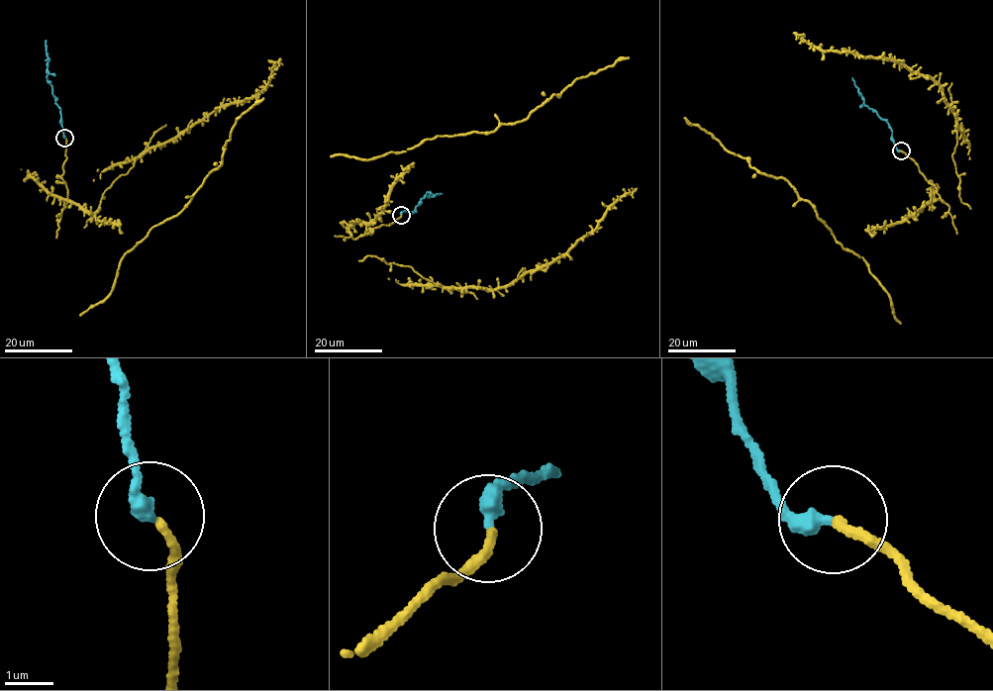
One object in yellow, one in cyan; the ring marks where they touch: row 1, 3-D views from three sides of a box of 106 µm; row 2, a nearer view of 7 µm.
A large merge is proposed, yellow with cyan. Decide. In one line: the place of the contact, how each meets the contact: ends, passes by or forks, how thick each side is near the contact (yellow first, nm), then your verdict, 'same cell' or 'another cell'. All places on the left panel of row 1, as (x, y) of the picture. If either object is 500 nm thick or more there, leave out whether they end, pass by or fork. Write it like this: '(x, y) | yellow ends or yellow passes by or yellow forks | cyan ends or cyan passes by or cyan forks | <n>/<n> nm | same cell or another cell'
(64, 138) | yellow ends | cyan ends | 170/320 nm | same cell

